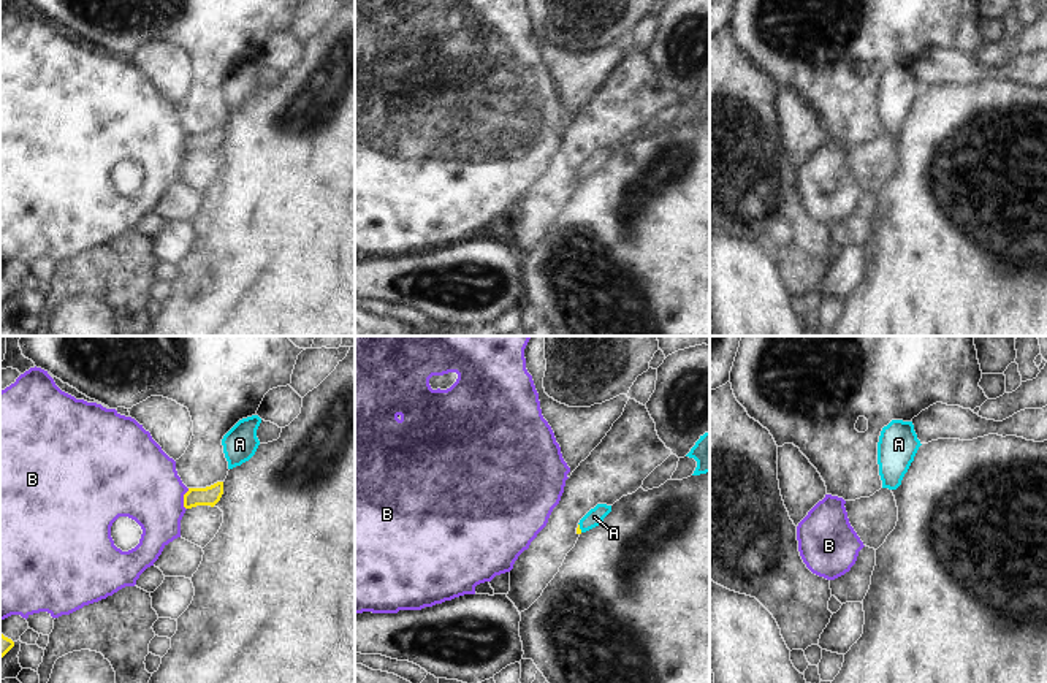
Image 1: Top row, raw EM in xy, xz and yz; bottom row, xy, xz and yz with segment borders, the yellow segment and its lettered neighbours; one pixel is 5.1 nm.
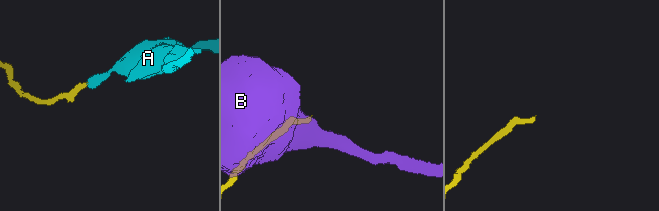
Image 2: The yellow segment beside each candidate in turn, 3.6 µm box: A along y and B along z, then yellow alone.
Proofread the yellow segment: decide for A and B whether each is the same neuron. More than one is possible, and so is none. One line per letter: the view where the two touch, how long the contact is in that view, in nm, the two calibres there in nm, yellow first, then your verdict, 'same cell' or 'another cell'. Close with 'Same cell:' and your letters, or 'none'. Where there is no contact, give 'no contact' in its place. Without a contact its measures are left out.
A: meets yellow in xz; contact 50 nm long; 30 nm thick on the yellow side, 90 nm on the other; same cell
B: meets yellow in xy; contact 110 nm long; 100 nm thick on the yellow side, 380 nm on the other; another cell
Same cell: A

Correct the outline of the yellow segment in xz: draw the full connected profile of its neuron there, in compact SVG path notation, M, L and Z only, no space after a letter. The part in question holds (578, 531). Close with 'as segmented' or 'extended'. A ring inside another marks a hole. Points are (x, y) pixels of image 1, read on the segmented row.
M597 504L580 520L577 534L586 532L599 526L610 512L611 512L611 506Z; extended

